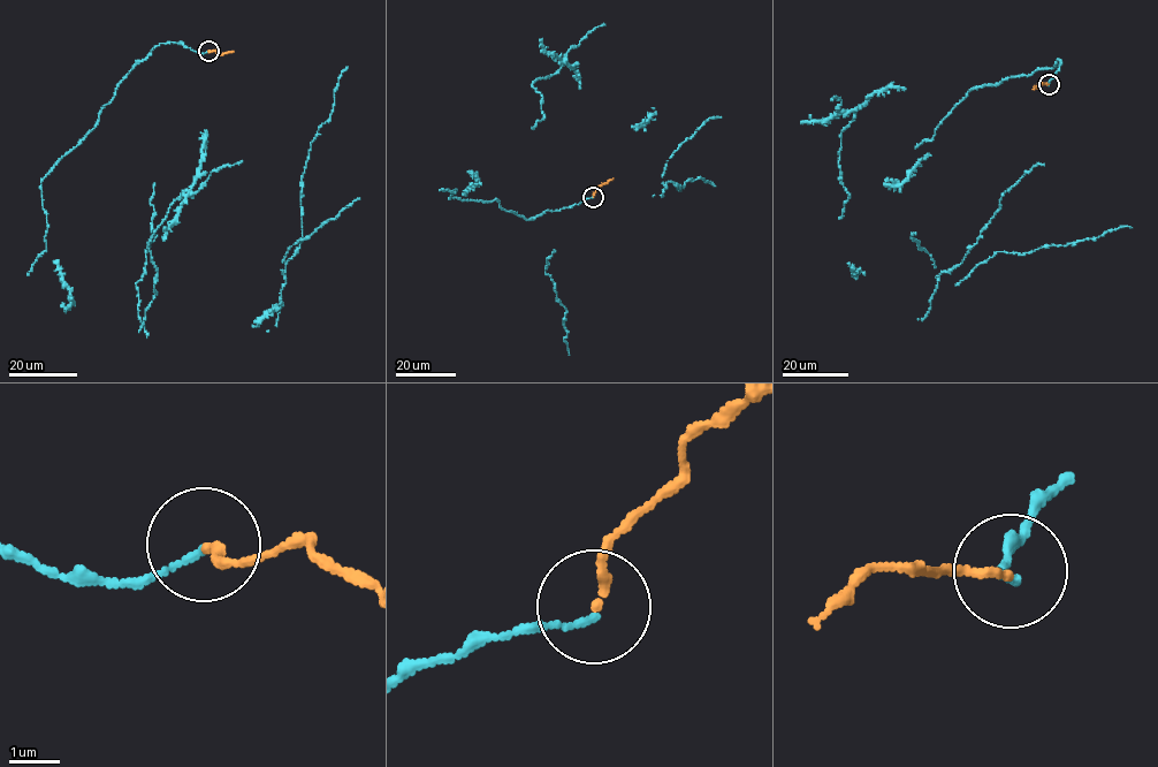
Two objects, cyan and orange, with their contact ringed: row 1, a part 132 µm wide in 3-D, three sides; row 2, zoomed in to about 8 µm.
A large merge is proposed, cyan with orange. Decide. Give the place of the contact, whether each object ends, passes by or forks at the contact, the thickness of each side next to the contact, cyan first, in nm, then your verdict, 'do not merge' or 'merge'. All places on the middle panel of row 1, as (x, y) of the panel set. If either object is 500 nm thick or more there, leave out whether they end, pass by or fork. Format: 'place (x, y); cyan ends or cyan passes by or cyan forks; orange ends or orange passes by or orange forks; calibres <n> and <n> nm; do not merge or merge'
place (593, 197); cyan ends; orange ends; calibres 120 and 170 nm; merge

